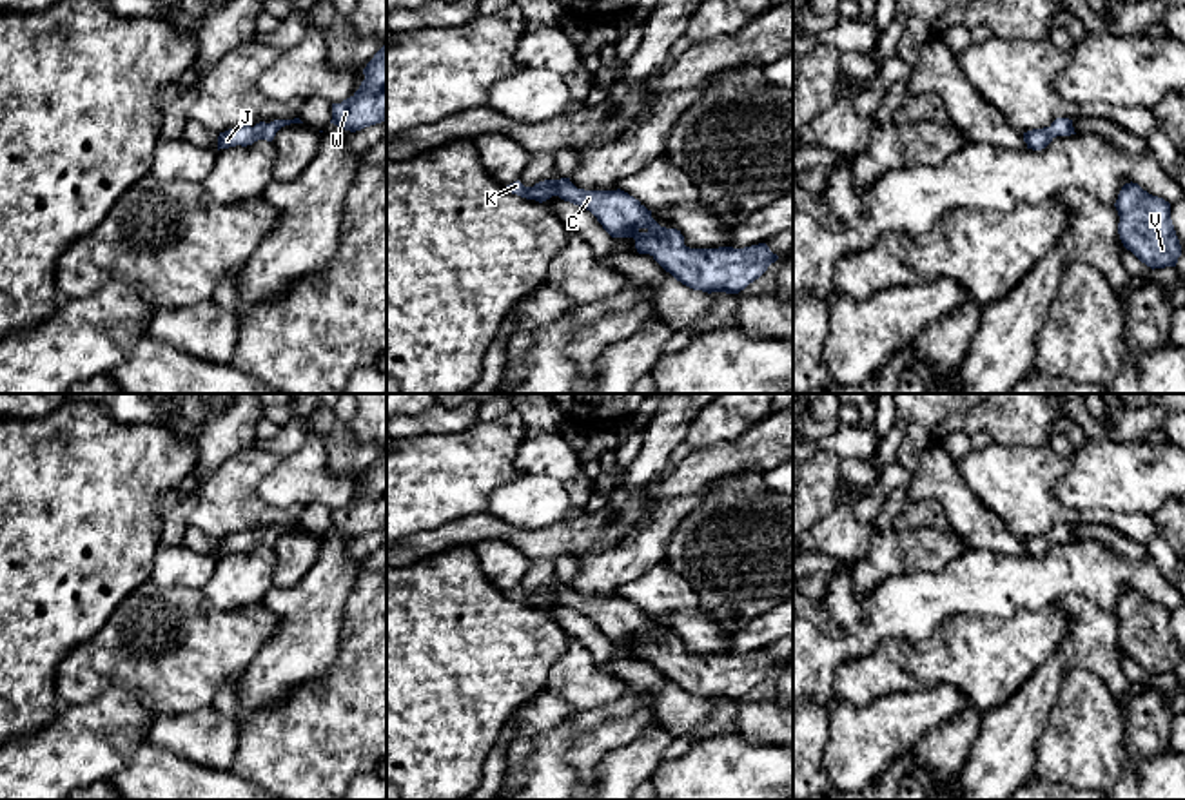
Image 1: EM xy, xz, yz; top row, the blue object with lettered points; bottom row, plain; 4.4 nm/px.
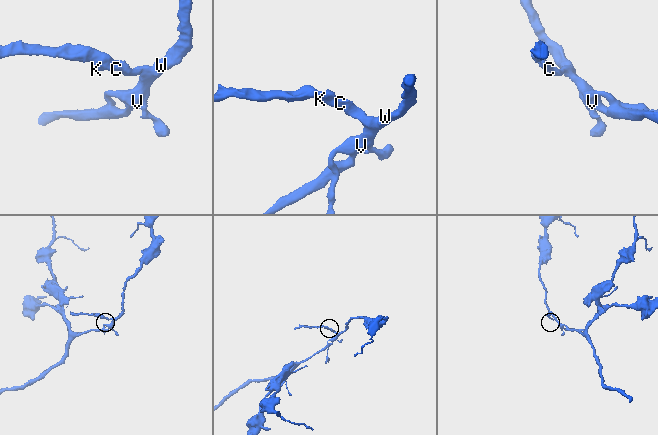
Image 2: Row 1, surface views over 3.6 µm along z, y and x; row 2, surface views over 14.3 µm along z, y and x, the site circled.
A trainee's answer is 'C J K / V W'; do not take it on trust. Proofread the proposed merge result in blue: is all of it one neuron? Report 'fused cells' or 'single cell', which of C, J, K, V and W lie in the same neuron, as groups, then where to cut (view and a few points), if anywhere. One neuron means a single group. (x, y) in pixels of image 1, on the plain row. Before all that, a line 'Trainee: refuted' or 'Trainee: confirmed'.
Trainee: refuted
single cell; C J K V W; no cut

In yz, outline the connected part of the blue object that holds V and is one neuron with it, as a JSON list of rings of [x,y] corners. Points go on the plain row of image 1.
[[[1125,590],[1114,610],[1118,640],[1127,657],[1154,675],[1176,673],[1181,651],[1170,626],[1170,610],[1138,590]]]

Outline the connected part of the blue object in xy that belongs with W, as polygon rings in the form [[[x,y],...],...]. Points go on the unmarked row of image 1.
[[[387,452],[363,475],[359,495],[341,510],[332,510],[330,530],[356,539],[387,528]]]

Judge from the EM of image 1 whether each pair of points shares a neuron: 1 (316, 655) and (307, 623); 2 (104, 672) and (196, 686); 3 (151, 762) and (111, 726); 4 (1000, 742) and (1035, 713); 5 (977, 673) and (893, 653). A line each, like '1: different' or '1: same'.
1: same
2: same
3: different
4: same
5: same

